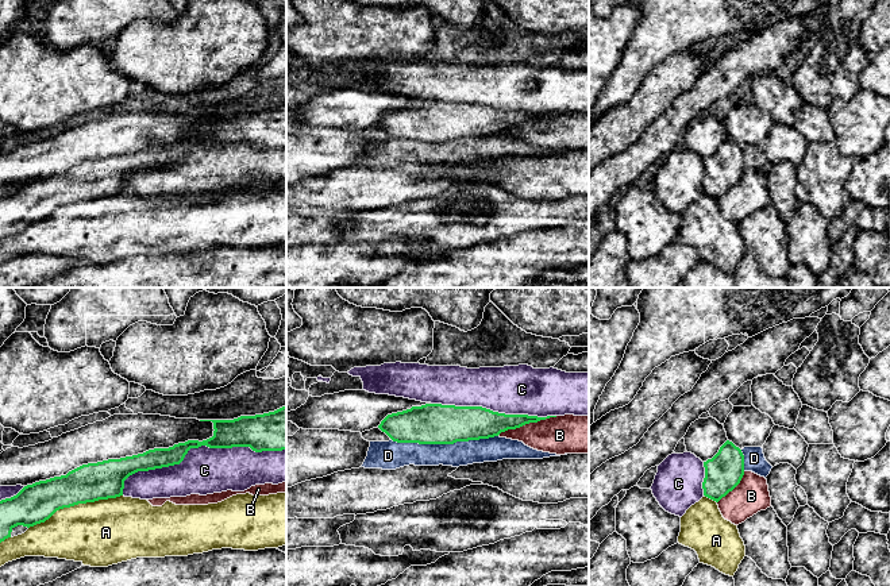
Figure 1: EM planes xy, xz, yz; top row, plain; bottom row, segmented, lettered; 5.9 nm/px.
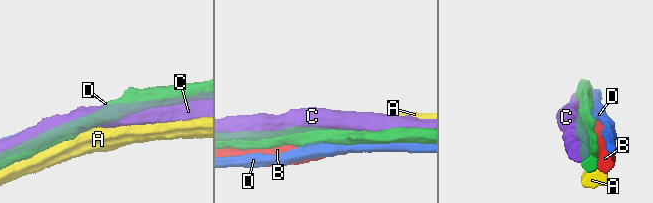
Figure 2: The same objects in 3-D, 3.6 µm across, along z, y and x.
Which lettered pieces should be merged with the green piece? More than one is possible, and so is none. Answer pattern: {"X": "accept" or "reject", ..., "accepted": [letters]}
{"A": "reject", "B": "reject", "C": "reject", "D": "reject", "accepted": []}

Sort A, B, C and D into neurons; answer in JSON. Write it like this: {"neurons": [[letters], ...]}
{"neurons": [["A"], ["B"], ["C"], ["D"]]}

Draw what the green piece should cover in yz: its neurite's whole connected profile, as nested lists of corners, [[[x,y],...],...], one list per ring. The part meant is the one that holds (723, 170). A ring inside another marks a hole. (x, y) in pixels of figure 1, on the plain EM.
[[[727,138],[712,157],[704,159],[704,165],[704,193],[718,200],[740,181],[744,173],[744,153]]]

